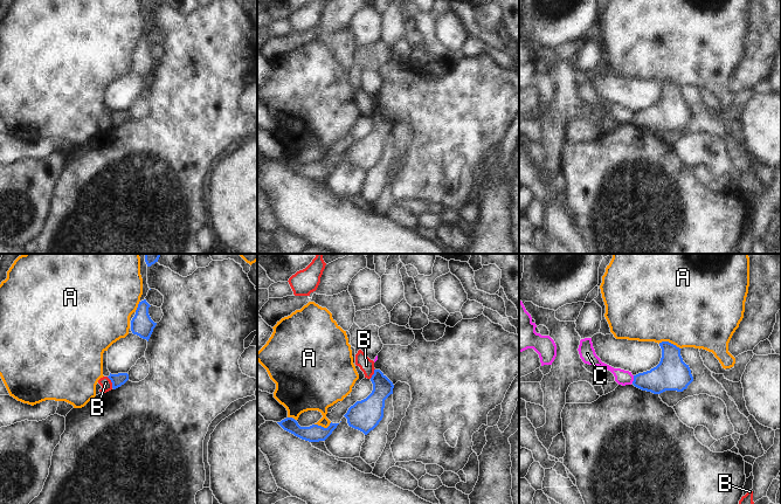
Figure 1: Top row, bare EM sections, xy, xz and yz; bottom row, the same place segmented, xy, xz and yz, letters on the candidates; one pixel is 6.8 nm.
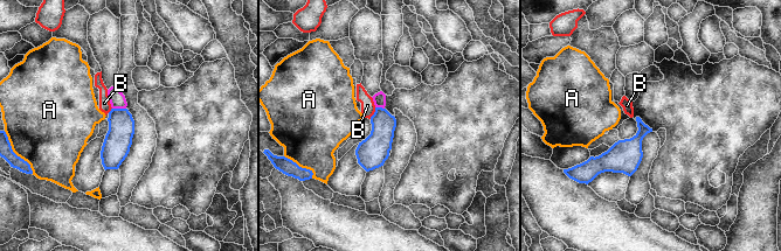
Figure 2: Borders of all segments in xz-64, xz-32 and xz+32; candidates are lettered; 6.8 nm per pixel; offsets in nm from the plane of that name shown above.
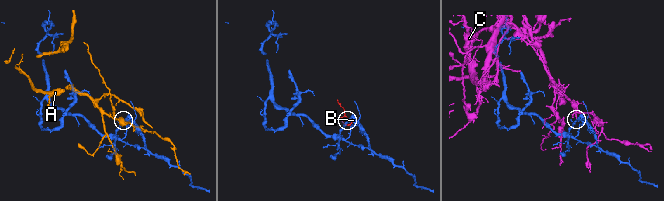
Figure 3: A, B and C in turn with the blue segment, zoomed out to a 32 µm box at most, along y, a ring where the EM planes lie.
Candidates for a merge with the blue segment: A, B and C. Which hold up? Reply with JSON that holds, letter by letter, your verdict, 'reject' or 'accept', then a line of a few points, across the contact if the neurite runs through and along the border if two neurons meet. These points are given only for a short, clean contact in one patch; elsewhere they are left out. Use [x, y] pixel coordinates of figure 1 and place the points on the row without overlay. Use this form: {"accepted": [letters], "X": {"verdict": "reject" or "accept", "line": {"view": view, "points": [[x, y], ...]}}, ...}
{"accepted": [], "A": {"verdict": "reject"}, "B": {"verdict": "reject", "line": {"view": "xy", "points": [[106, 115], [112, 125]]}}, "C": {"verdict": "reject"}}

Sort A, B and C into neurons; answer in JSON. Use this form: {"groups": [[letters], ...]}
{"groups": [["A"], ["B"], ["C"]]}

